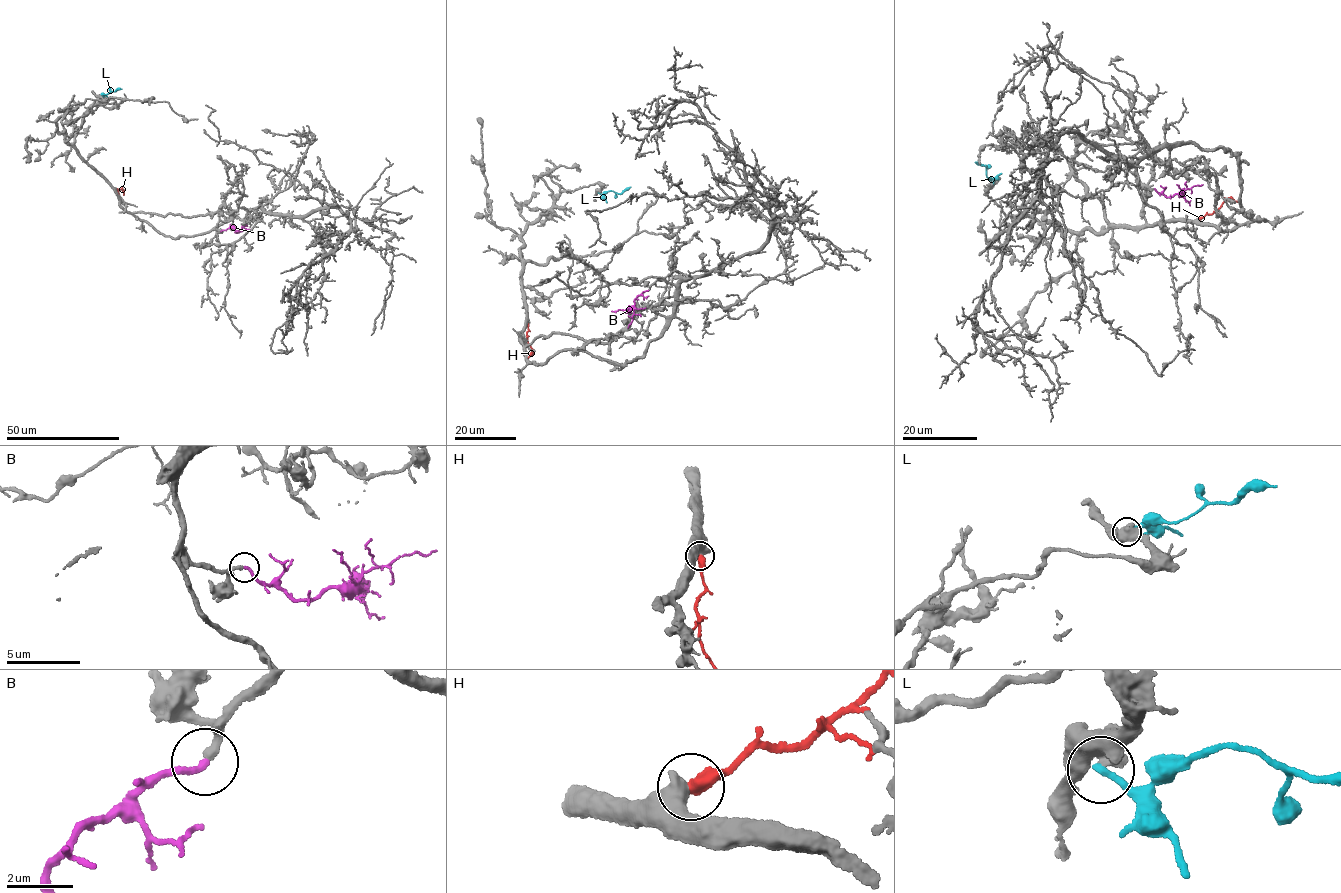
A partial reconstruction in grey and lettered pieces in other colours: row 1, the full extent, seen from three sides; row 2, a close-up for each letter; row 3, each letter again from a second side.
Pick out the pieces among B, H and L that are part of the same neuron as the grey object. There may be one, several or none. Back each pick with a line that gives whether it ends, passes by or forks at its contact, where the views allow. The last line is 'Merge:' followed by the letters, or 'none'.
B: it ends
Merge: B

